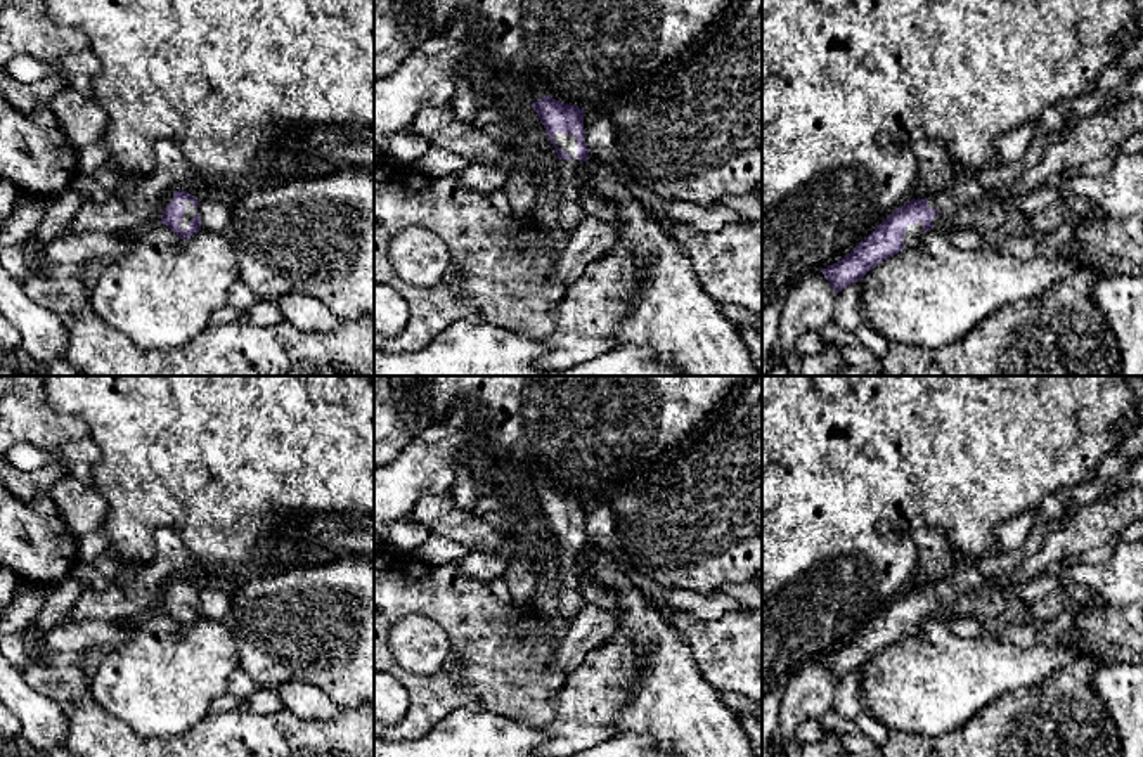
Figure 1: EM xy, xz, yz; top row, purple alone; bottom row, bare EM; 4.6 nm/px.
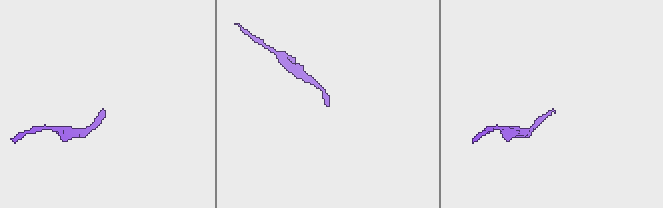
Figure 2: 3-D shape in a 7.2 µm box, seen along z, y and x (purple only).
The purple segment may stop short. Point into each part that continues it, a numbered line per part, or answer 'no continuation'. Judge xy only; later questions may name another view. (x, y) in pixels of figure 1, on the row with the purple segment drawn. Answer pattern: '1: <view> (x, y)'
1: xy (191, 212)

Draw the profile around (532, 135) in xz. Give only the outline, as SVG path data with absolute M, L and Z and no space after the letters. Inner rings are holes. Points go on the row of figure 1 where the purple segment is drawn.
M520 118L520 126L518 126L516 135L518 135L520 146L558 165L559 161L558 152L552 147L546 133L546 128L540 121Z

